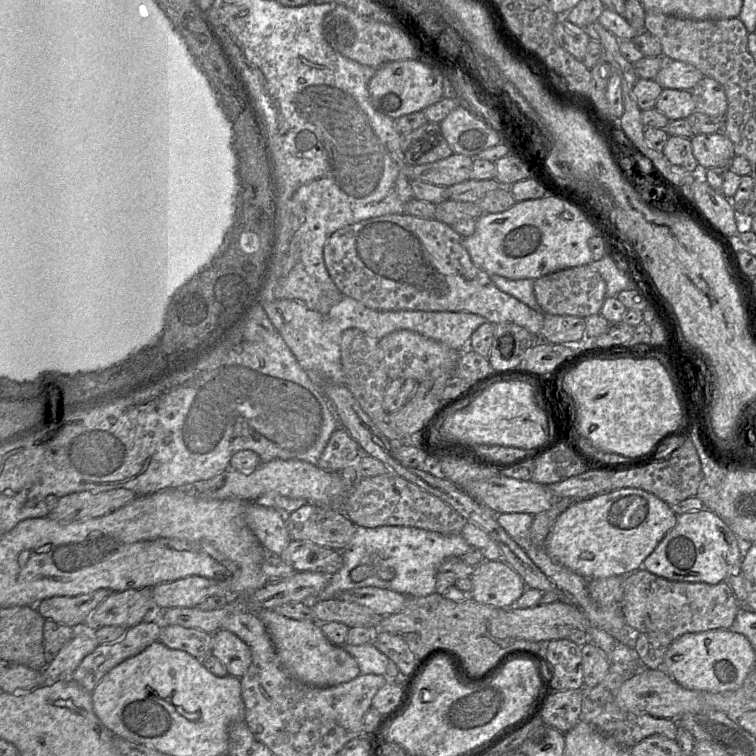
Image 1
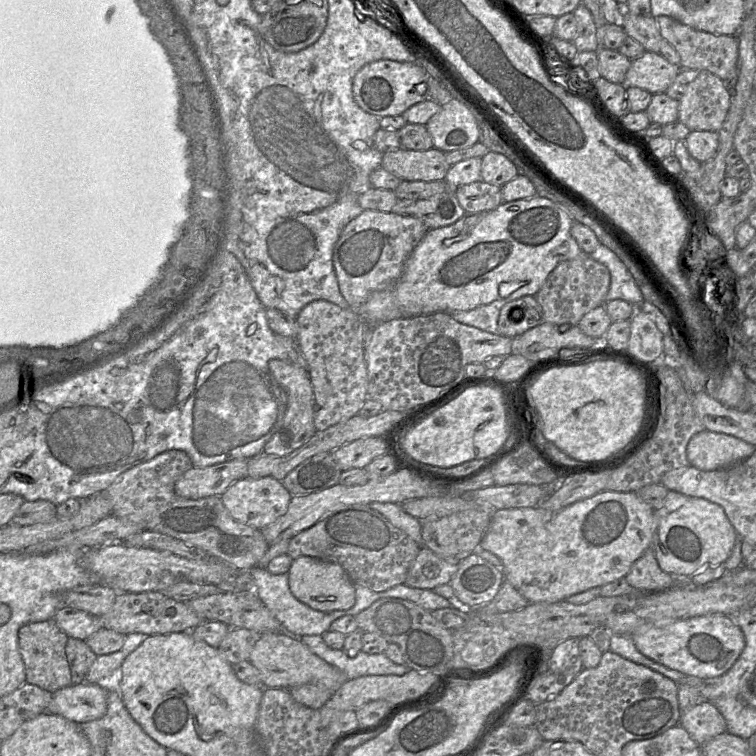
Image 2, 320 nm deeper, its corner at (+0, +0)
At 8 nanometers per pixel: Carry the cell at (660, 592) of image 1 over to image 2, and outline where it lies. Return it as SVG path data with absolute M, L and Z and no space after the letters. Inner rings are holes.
M652 547L633 563L625 578L635 591L660 592L676 583L673 575L659 567Z

